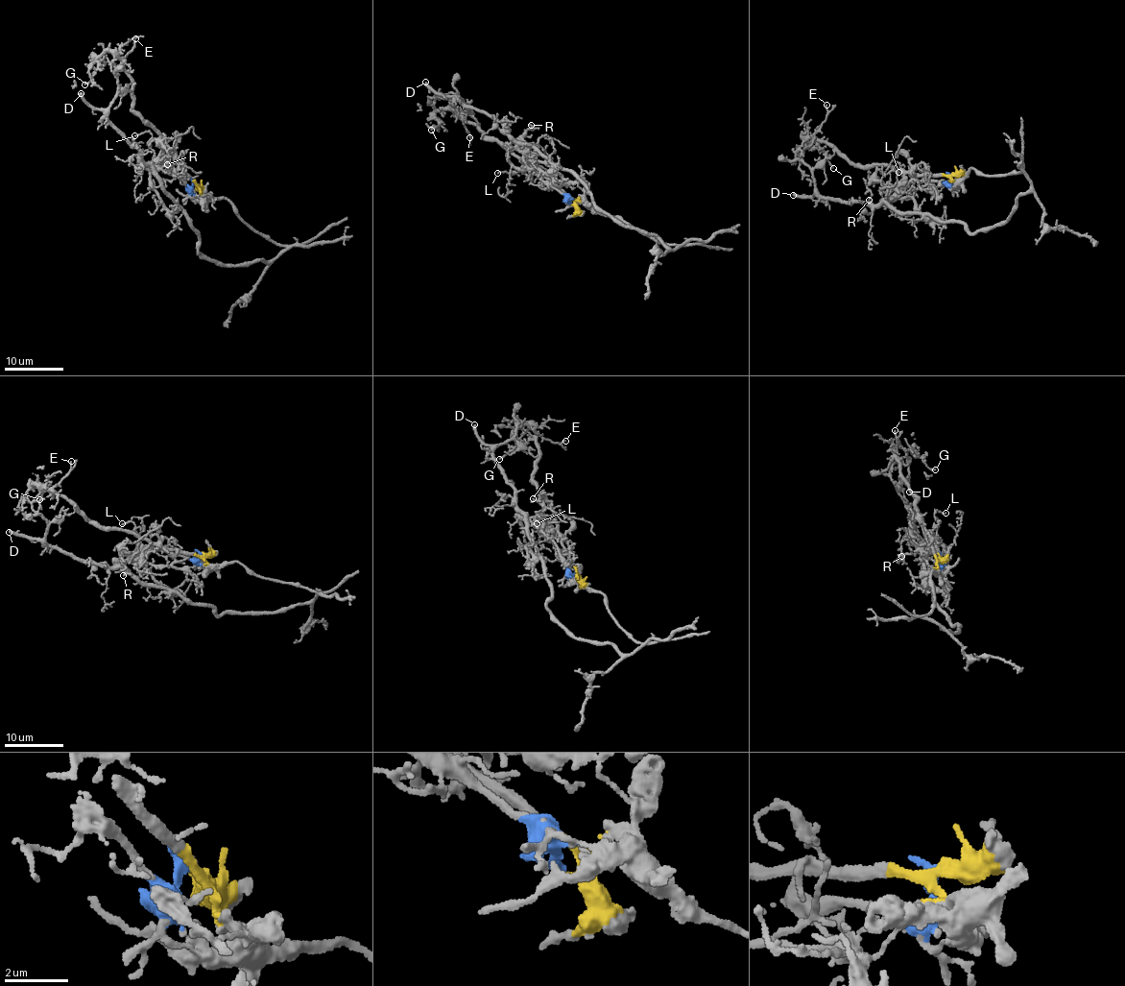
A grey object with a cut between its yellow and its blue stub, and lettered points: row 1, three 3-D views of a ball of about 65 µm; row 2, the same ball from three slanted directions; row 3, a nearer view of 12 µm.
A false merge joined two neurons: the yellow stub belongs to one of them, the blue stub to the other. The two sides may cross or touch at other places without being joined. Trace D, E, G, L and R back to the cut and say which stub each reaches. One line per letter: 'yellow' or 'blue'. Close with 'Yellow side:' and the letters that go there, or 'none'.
D: blue
E: yellow
G: yellow
L: blue
R: blue
Yellow side: E, G

